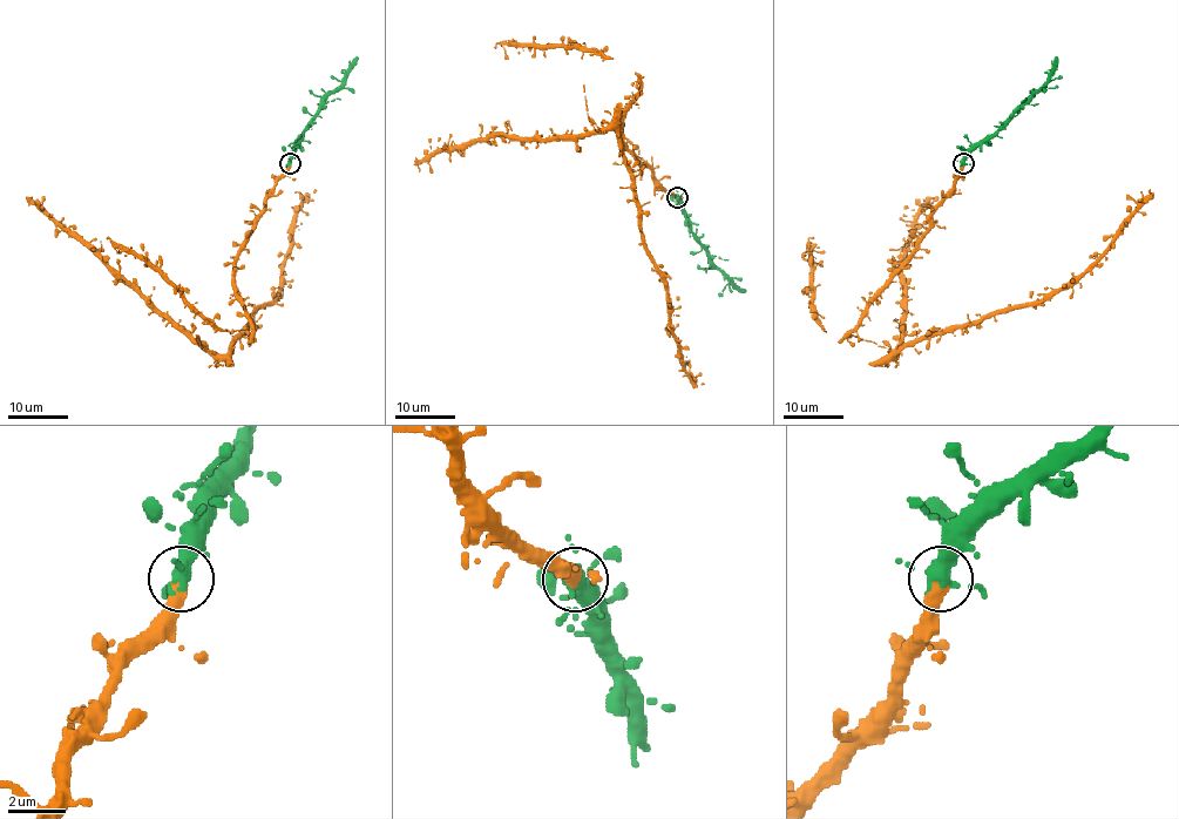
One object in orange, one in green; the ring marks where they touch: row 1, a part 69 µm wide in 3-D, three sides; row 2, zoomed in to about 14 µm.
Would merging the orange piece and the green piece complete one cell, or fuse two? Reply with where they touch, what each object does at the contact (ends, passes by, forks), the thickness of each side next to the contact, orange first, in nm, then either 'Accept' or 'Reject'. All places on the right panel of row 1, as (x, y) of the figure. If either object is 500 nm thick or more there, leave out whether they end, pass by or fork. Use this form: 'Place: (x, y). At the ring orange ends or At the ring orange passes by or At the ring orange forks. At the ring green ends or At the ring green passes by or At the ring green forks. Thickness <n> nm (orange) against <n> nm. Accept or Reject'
Place: (963, 163). At the ring orange ends. At the ring green passes by. Thickness 480 nm (orange) against 400 nm. Accept

